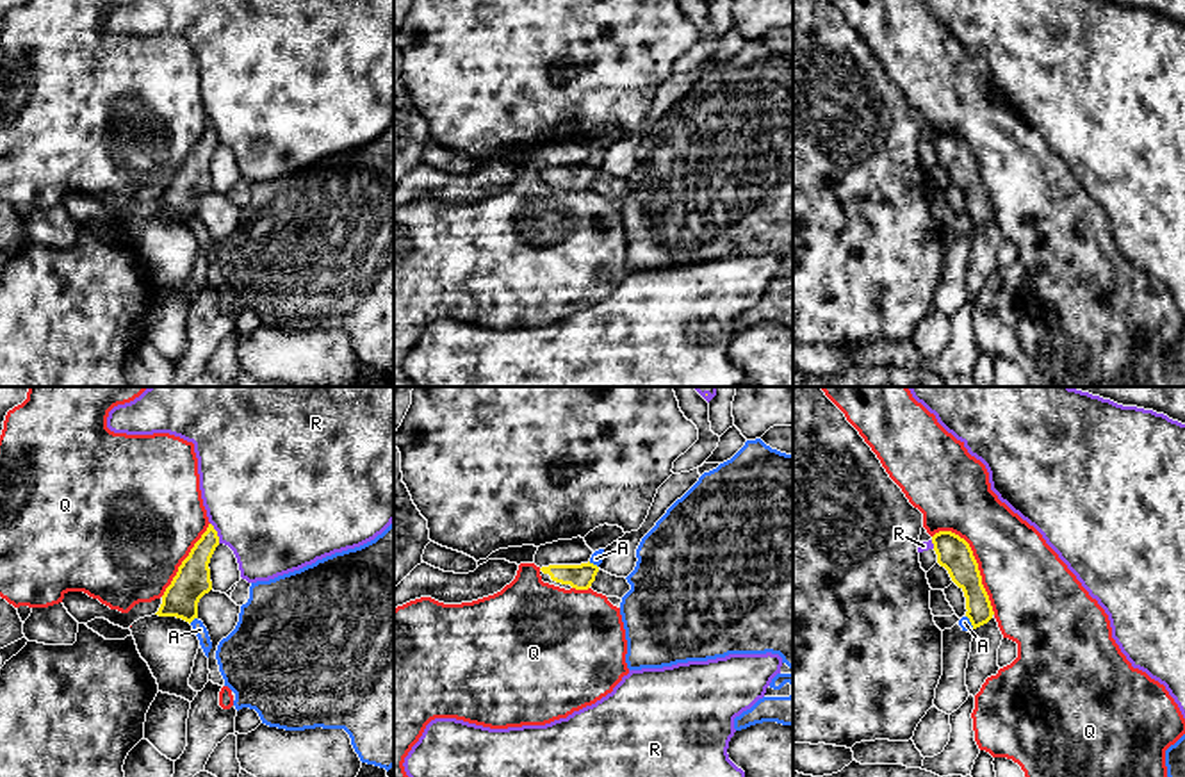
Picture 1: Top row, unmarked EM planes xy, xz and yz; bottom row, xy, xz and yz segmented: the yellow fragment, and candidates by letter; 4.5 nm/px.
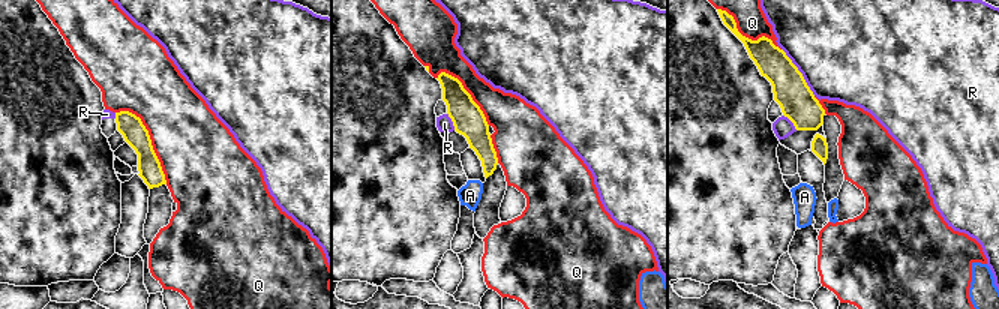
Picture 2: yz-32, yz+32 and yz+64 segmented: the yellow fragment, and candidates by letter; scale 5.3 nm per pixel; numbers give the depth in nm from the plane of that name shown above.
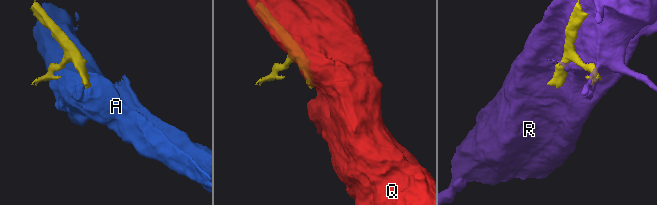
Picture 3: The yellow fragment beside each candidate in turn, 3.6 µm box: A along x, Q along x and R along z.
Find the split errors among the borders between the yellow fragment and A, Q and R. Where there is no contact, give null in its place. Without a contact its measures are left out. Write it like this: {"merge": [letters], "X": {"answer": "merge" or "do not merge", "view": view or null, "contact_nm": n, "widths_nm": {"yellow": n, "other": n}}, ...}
{"merge": [], "A": {"answer": "do not merge", "view": "xy", "contact_nm": 50, "widths_nm": {"yellow": 160, "other": 60}}, "Q": {"answer": "do not merge", "view": "yz", "contact_nm": 460, "widths_nm": {"yellow": 160, "other": 360}}, "R": {"answer": "do not merge", "view": "xy", "contact_nm": 100, "widths_nm": {"yellow": 160, "other": 480}}}

